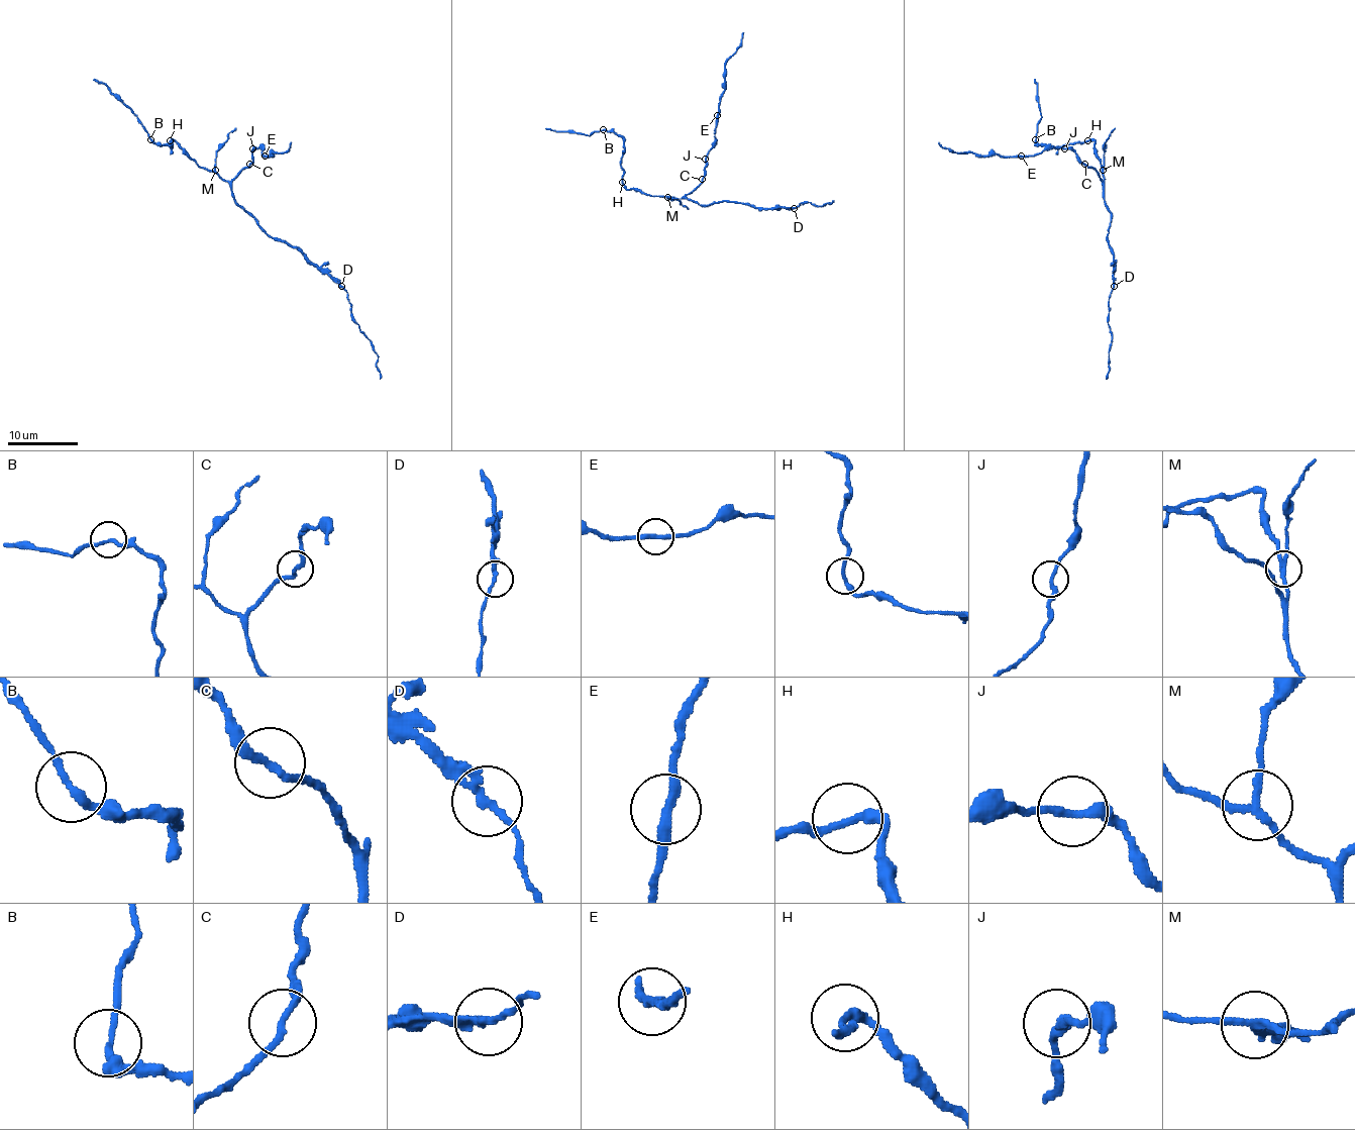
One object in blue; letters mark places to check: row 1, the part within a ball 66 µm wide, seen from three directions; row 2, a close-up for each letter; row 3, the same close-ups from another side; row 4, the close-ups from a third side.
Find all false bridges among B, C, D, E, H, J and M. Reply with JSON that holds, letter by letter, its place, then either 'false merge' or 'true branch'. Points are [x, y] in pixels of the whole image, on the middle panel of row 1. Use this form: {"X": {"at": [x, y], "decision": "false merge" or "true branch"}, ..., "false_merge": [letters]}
{"B": {"at": [603, 129], "decision": "true branch"}, "C": {"at": [702, 179], "decision": "true branch"}, "D": {"at": [794, 208], "decision": "false merge"}, "E": {"at": [717, 115], "decision": "true branch"}, "H": {"at": [622, 182], "decision": "true branch"}, "J": {"at": [705, 159], "decision": "true branch"}, "M": {"at": [667, 197], "decision": "false merge"}, "false_merge": ["D", "M"]}

